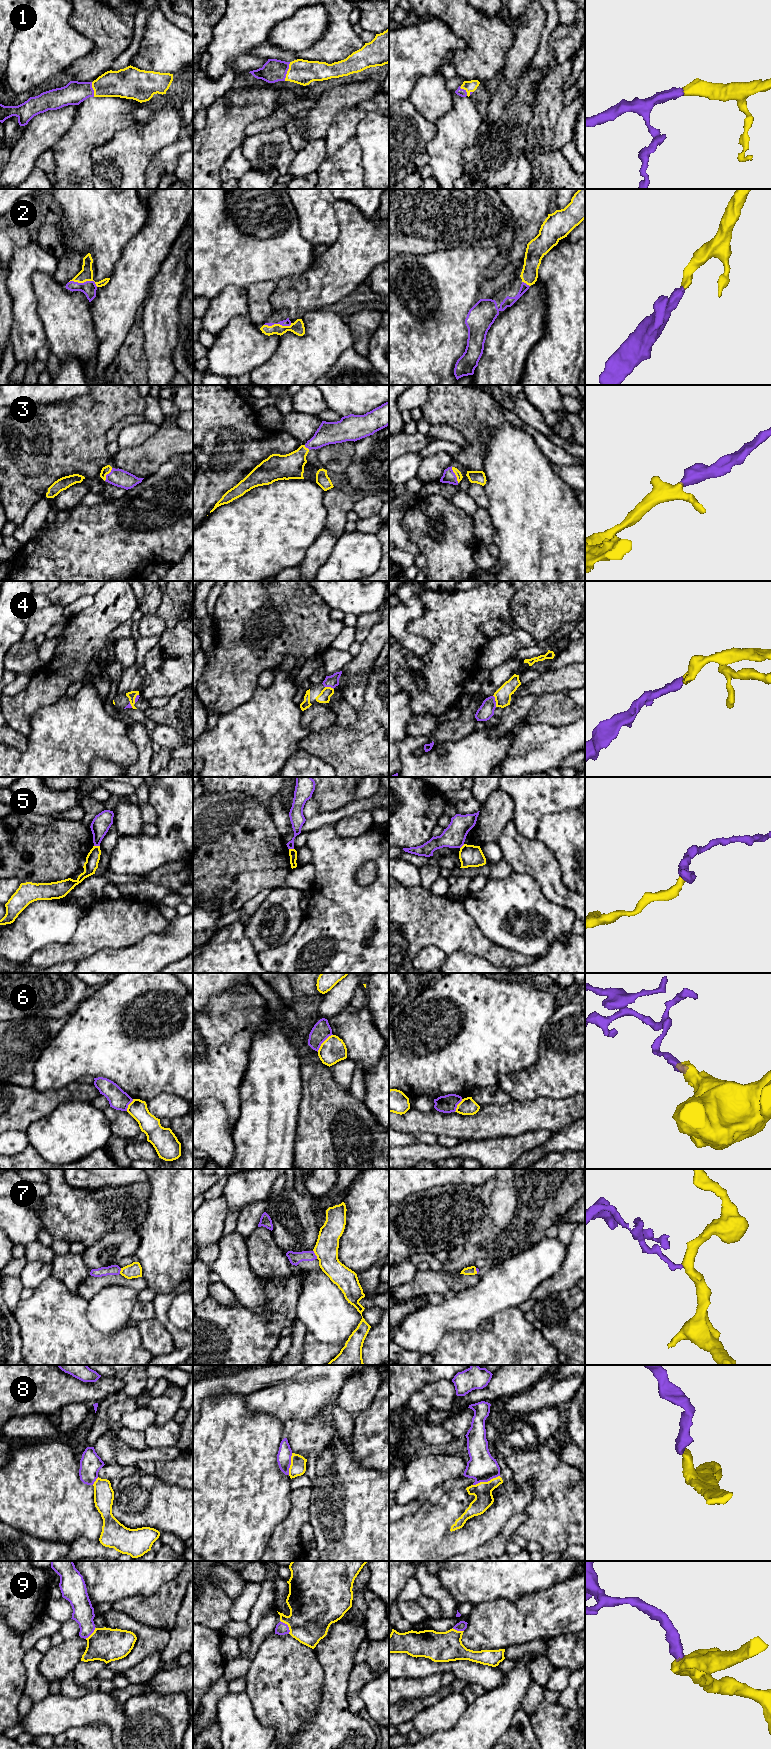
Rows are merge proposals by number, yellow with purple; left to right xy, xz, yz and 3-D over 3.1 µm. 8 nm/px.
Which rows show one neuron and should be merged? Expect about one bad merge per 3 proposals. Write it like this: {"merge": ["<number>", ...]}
{"merge": ["1", "2", "3", "4", "8", "9"]}

